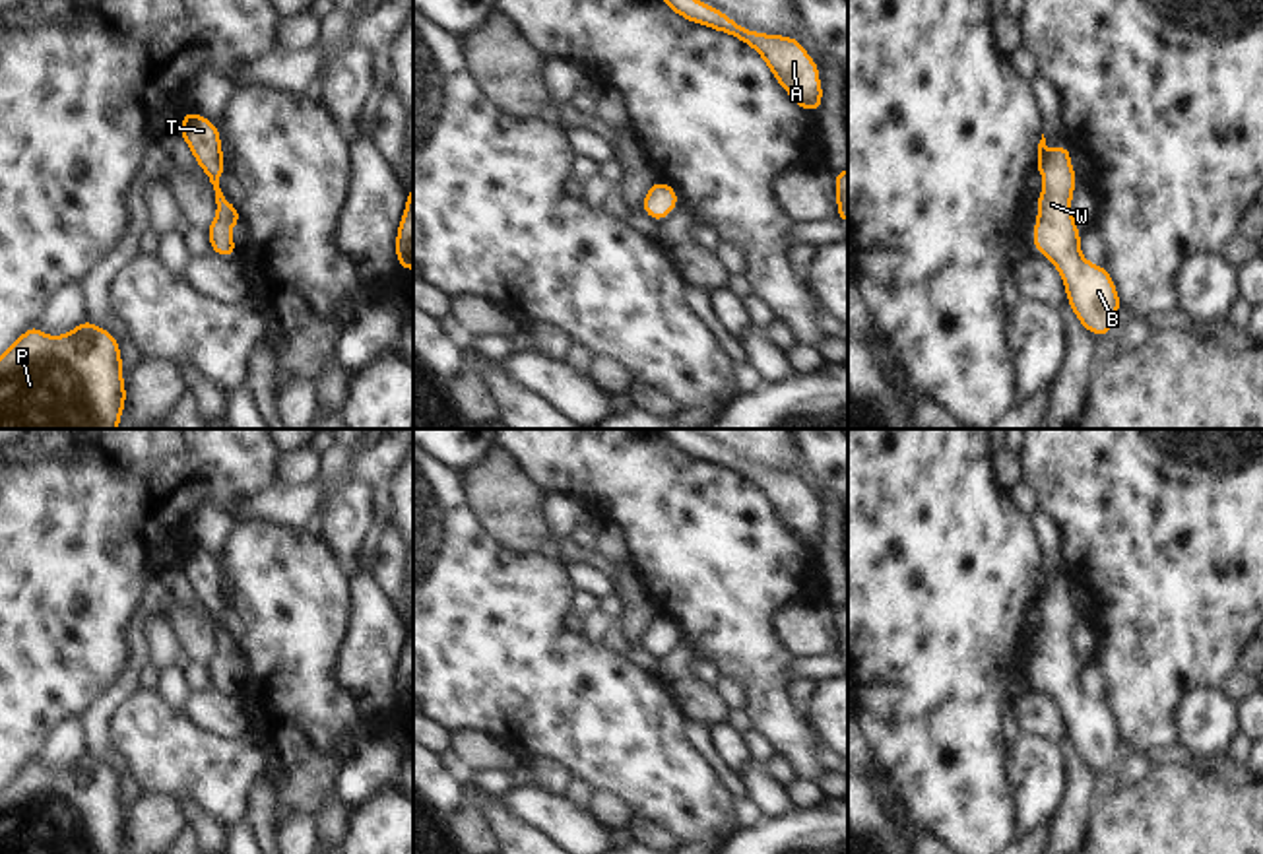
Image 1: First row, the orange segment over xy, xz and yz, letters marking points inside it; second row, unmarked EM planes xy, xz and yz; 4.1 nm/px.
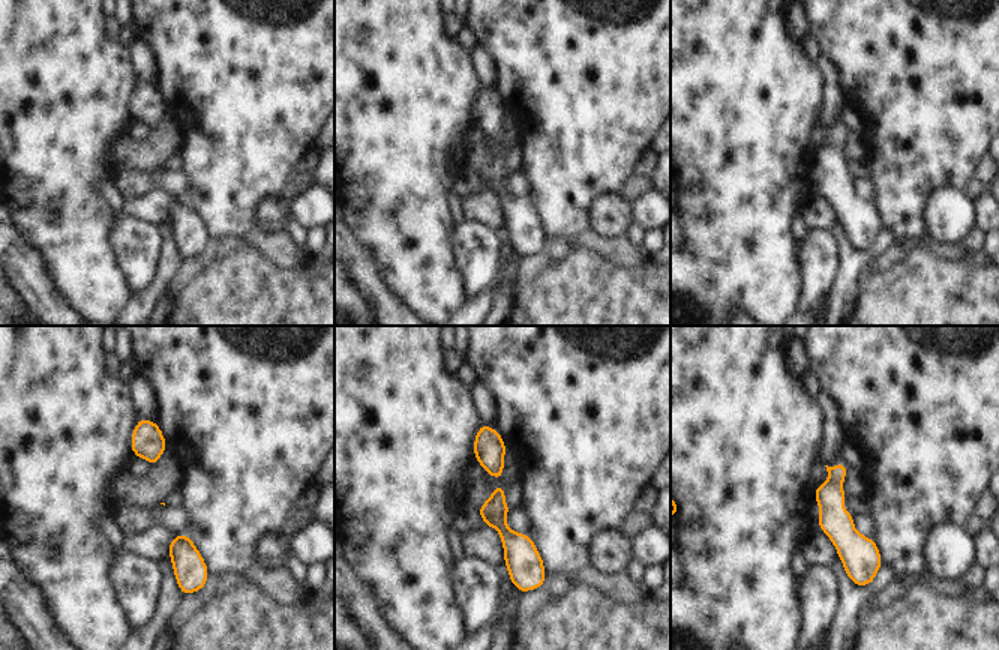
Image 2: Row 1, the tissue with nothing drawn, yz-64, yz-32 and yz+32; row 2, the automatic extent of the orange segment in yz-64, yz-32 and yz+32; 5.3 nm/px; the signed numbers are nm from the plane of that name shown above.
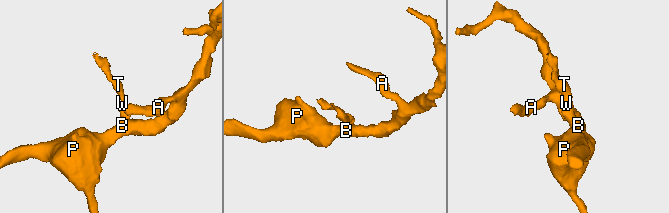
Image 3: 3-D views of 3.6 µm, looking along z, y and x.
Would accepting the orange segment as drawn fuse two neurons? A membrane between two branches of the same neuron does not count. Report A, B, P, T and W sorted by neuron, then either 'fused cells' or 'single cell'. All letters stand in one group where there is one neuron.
groups A B P T W; single cell

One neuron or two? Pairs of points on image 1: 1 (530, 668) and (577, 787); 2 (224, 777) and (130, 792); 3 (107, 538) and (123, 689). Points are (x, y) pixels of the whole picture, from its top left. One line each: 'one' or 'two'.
1: two
2: two
3: two

